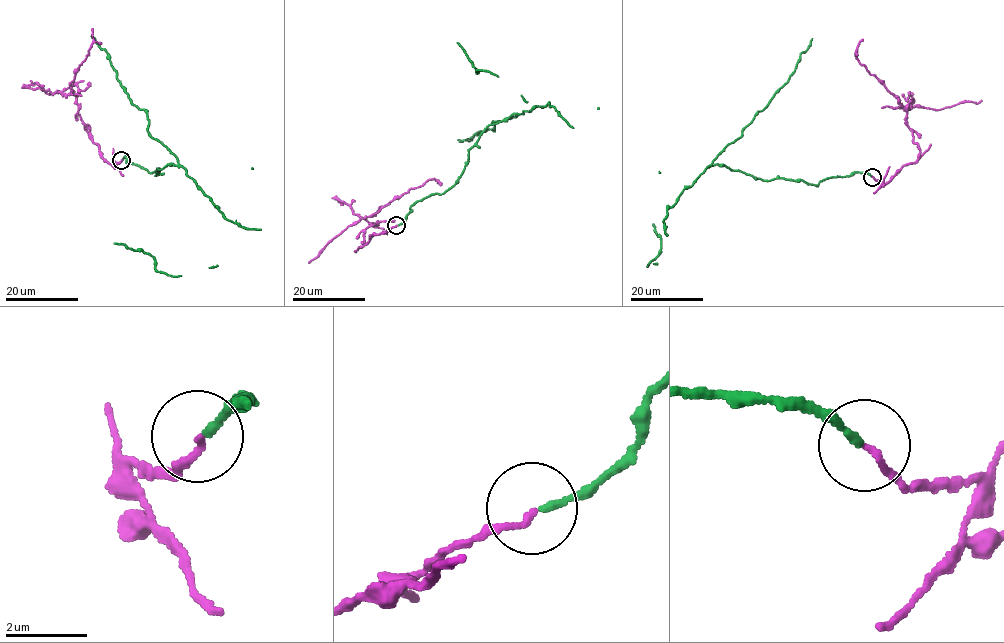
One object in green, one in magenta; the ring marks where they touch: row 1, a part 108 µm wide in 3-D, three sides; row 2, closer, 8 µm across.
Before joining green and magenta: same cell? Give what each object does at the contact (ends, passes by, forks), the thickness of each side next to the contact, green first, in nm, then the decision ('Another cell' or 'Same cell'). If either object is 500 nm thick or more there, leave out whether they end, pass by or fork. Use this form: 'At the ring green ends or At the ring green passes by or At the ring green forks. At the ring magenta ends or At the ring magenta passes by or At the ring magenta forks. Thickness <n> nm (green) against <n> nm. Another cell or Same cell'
At the ring green ends. At the ring magenta ends. Thickness 170 nm (green) against 140 nm. Another cell

